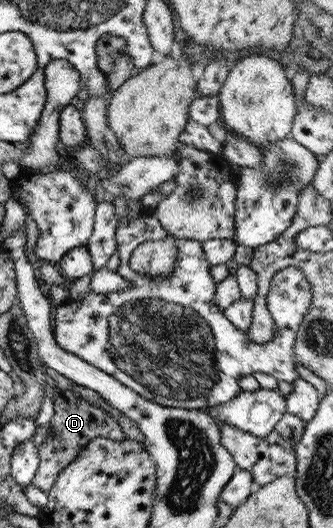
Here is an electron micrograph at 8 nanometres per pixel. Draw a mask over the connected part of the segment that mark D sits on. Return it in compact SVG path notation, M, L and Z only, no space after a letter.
M55 387L52 393L53 415L48 425L52 429L53 437L42 439L38 444L38 466L30 481L37 489L46 492L56 480L58 473L73 461L79 450L95 437L105 437L113 441L125 439L120 425L102 409L91 405L81 396L67 390Z

